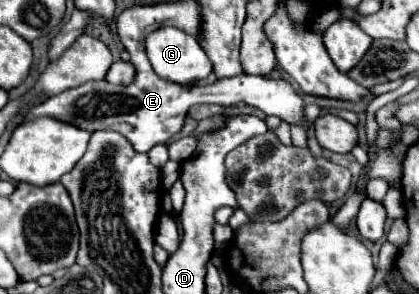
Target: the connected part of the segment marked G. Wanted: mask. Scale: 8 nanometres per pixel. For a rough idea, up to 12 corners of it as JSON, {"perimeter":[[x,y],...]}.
{"perimeter":[[179,28],[151,32],[145,52],[167,82],[195,84],[213,64]]}

